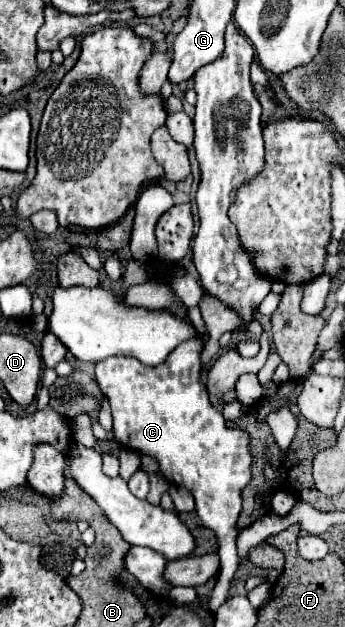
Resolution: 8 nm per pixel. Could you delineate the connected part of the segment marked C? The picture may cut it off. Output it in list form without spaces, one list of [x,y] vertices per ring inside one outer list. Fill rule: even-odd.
[[[200,336],[190,338],[176,346],[170,356],[156,368],[144,366],[136,358],[104,358],[96,362],[96,382],[102,394],[108,396],[114,416],[114,436],[120,446],[130,448],[138,454],[146,454],[158,460],[162,476],[170,484],[186,486],[194,500],[196,500],[196,514],[200,522],[210,528],[218,542],[220,554],[220,576],[214,588],[214,596],[210,598],[210,610],[216,610],[226,598],[230,580],[238,568],[238,552],[236,552],[236,538],[238,538],[238,514],[240,514],[240,492],[250,480],[250,448],[248,448],[248,434],[238,428],[228,428],[222,412],[218,412],[210,400],[208,390],[202,382],[202,360],[200,354],[204,352],[204,340]]]

